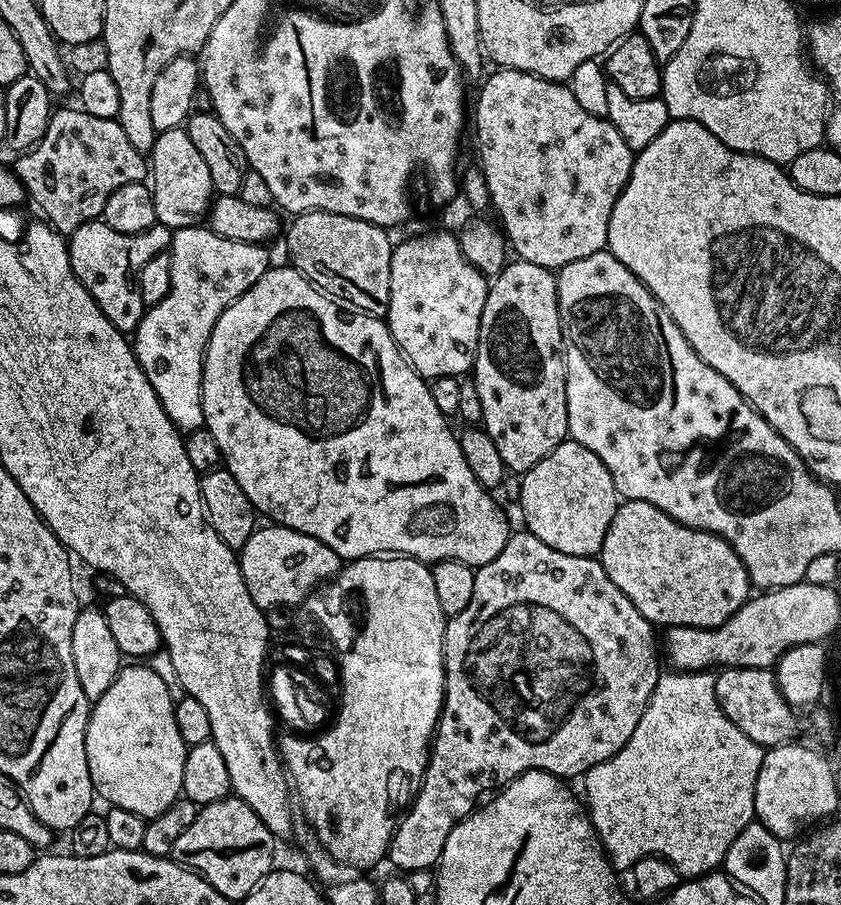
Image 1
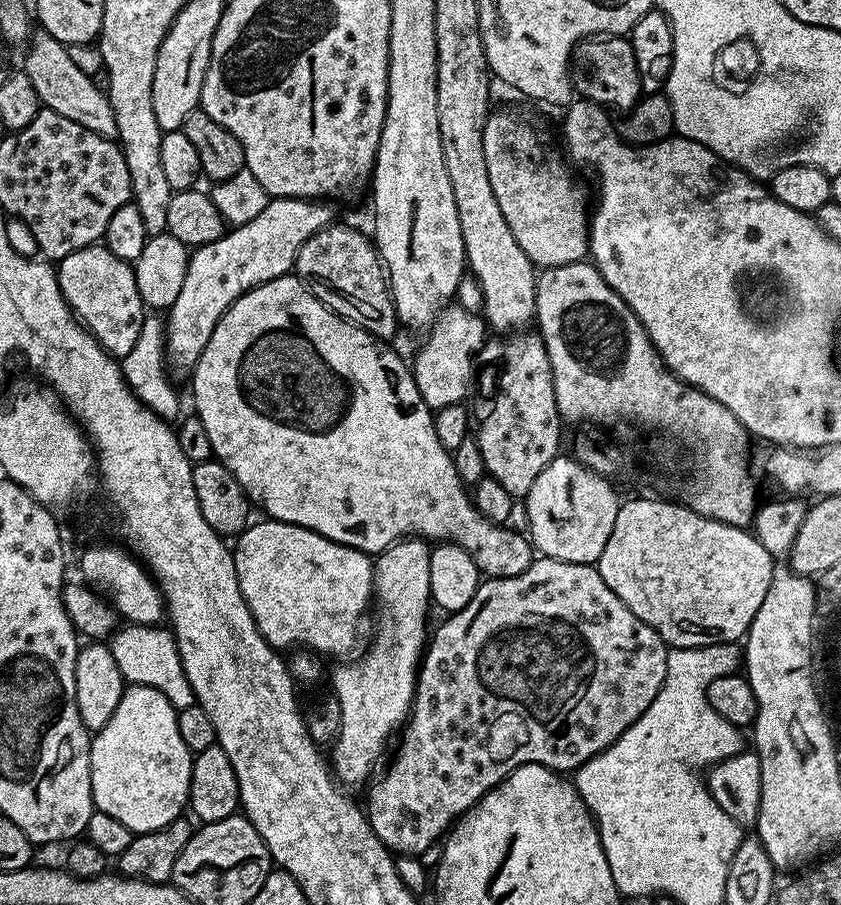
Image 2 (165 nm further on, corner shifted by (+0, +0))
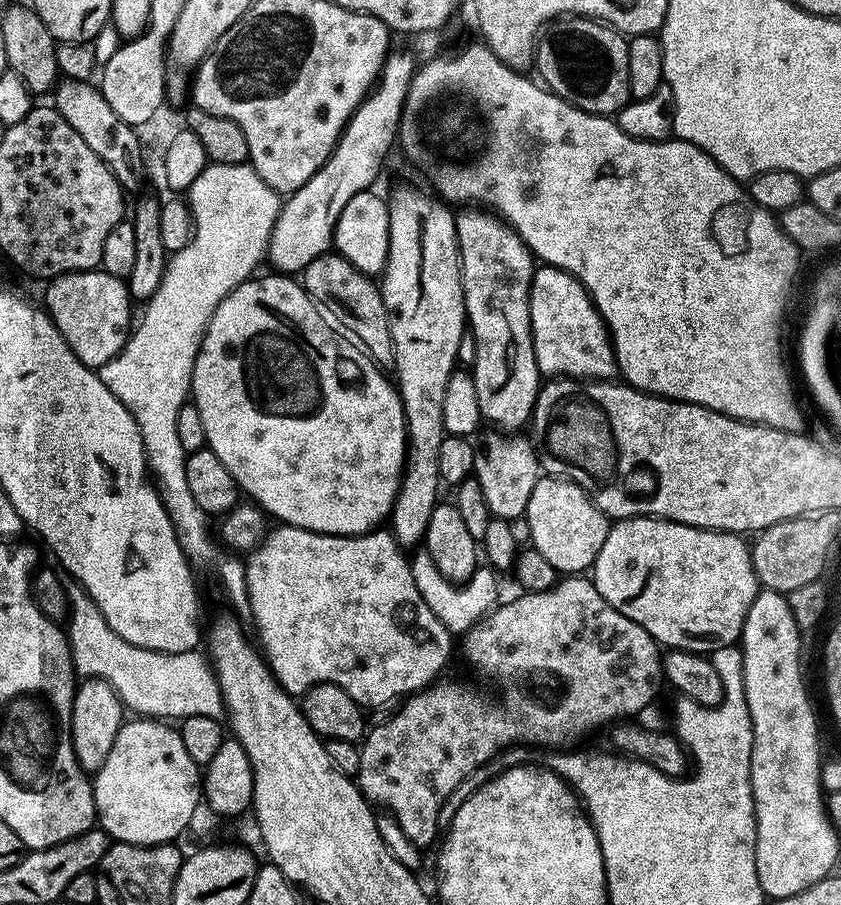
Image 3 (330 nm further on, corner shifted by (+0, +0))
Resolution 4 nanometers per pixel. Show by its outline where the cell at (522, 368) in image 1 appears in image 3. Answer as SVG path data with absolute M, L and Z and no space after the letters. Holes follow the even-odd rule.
M488 431L492 432L486 433L476 444L474 477L482 488L482 498L486 498L489 513L497 520L516 522L519 516L521 519L527 513L530 494L534 494L534 486L540 481L540 461L536 459L536 450L527 435Z

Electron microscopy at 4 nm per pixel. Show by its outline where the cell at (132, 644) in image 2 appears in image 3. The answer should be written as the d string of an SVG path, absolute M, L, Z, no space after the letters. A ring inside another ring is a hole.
M68 582L63 587L70 609L66 616L68 645L72 648L72 661L81 677L111 682L120 695L120 703L129 713L140 718L219 717L225 711L220 683L216 681L213 665L203 651L155 652L134 646L108 625L98 606L79 584Z

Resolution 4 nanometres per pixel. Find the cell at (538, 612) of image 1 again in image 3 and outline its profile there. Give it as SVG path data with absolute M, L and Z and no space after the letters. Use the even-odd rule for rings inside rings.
M572 574L567 578L561 579L559 583L548 589L547 592L528 592L520 594L516 600L516 605L508 604L497 607L495 611L487 617L486 622L471 629L463 637L464 644L468 647L468 652L472 655L472 664L480 672L485 672L488 676L493 676L500 683L500 696L504 701L500 705L491 704L488 700L483 700L478 693L472 688L463 688L460 684L444 684L445 682L437 682L418 692L409 695L403 701L404 704L385 724L380 724L377 728L369 727L366 735L363 737L362 743L359 745L361 754L361 770L354 777L359 789L364 794L364 799L373 805L379 806L381 809L387 810L390 815L398 822L398 826L402 826L402 834L406 834L406 838L410 838L410 842L414 842L416 847L424 850L426 846L435 838L436 832L438 836L438 813L440 807L446 802L446 798L453 790L455 790L462 781L474 770L478 770L486 761L492 759L501 750L507 749L509 746L525 746L524 744L544 744L549 740L550 743L556 744L559 740L572 740L575 736L584 736L587 732L592 732L595 728L600 728L603 724L611 725L613 722L619 721L621 718L632 718L635 712L640 712L652 699L656 696L656 687L659 686L660 680L662 684L662 648L656 643L649 632L642 626L638 626L638 622L634 622L630 618L626 618L618 610L614 610L614 606L610 606L602 598L602 594L598 594L598 590L592 584L591 579L585 578L580 574Z

